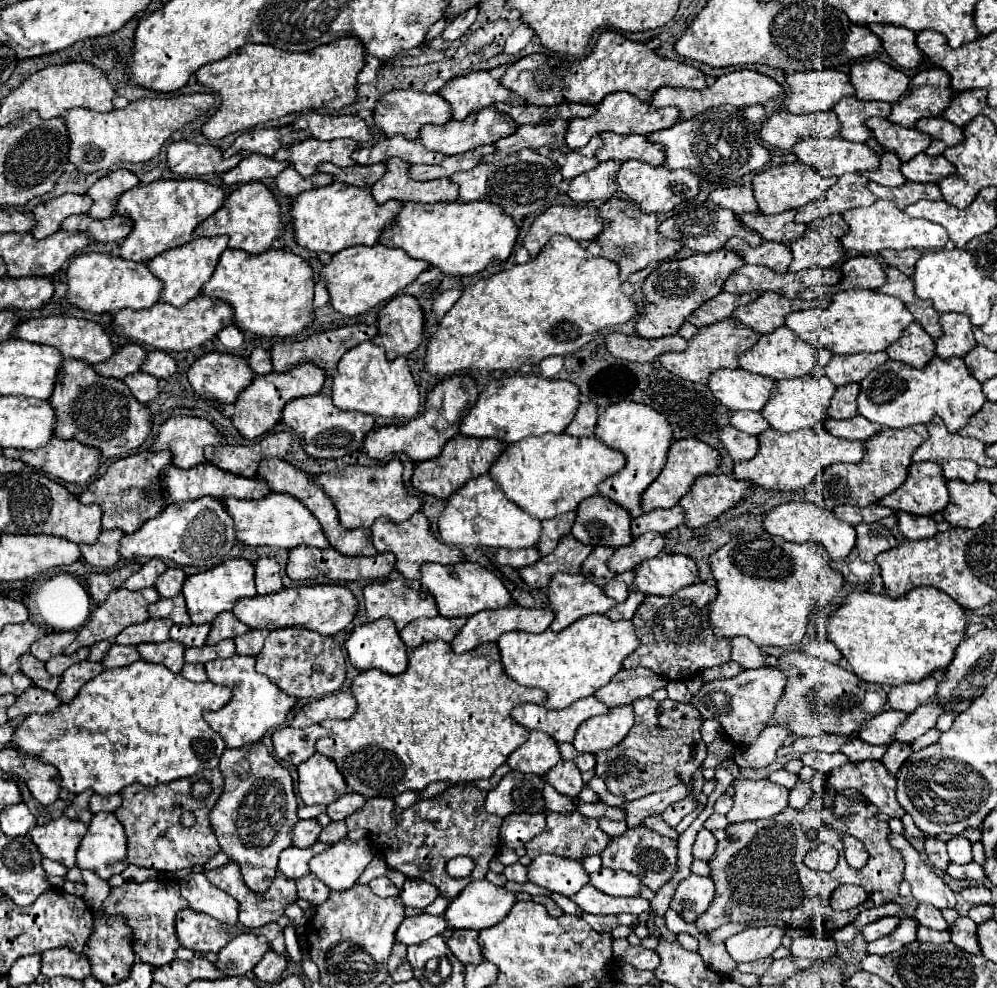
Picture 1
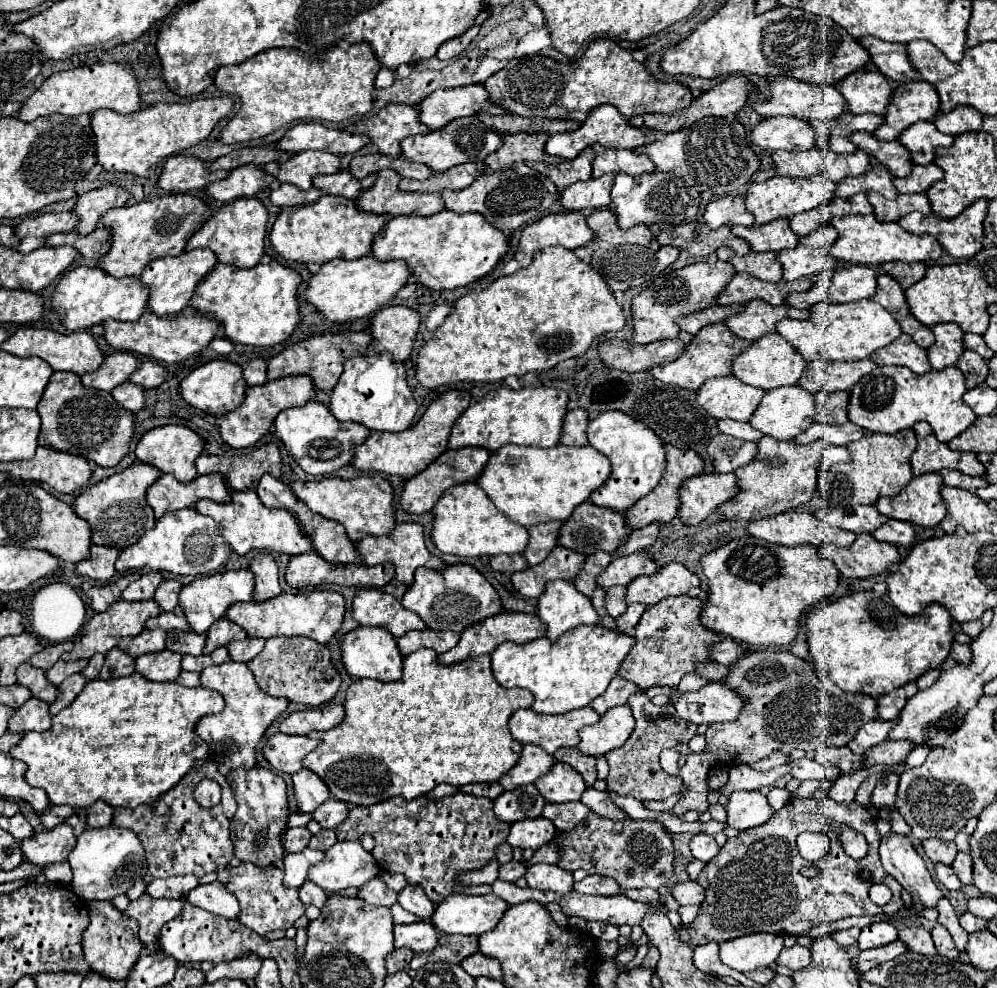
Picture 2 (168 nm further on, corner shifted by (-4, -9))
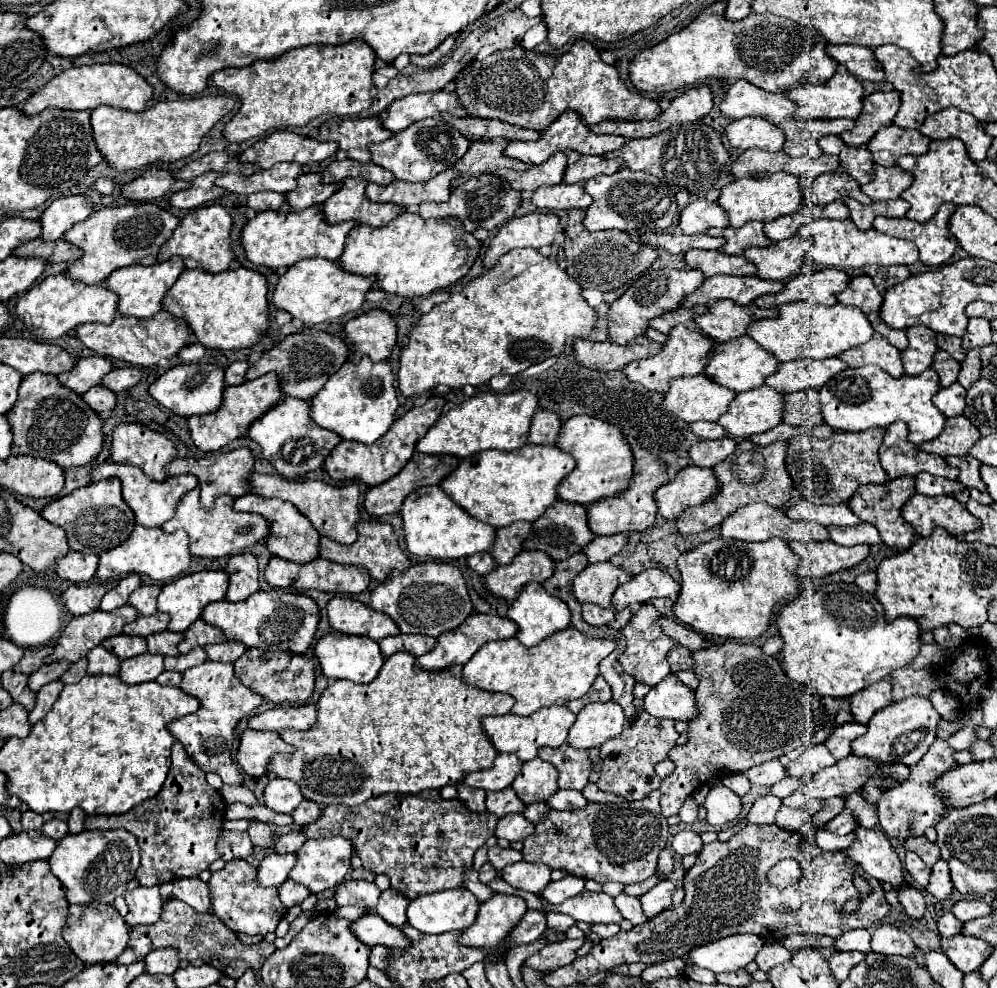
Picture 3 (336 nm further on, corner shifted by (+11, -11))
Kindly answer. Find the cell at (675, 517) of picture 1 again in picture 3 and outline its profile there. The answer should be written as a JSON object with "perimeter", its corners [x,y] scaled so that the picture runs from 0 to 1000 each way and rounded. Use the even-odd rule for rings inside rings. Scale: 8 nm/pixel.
{"perimeter":[[[620,539],[612,544],[596,544],[584,558],[590,564],[590,570],[602,570],[622,560],[626,552],[628,552],[628,541]]]}

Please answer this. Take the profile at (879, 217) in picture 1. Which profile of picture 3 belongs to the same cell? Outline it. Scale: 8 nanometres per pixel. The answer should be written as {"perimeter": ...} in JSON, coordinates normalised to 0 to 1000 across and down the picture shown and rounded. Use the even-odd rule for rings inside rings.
{"perimeter":[[[818,222],[810,228],[806,228],[800,234],[800,240],[814,242],[812,260],[826,270],[841,270],[841,272],[867,270],[867,268],[891,270],[891,268],[915,268],[921,264],[921,254],[915,244],[891,240],[887,236],[881,236],[879,232],[863,234],[863,232],[859,232],[859,228],[853,222],[845,222],[845,224]]]}

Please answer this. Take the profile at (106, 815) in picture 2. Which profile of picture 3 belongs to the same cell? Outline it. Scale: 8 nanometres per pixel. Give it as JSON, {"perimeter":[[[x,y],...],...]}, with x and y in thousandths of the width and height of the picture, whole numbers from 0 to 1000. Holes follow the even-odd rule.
{"perimeter":[[[78,817],[72,819],[72,823],[70,823],[70,827],[68,827],[68,841],[70,841],[70,843],[80,843],[80,841],[84,841],[84,829],[86,829],[84,821],[80,821]]]}

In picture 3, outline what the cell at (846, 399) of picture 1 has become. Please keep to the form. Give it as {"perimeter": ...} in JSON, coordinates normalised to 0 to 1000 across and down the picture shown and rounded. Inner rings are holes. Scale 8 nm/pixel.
{"perimeter":[[[808,394],[808,396],[798,396],[798,398],[788,398],[784,400],[786,404],[786,420],[784,426],[790,430],[808,430],[808,432],[818,432],[824,430],[824,420],[822,420],[822,408],[818,408],[818,396]]]}

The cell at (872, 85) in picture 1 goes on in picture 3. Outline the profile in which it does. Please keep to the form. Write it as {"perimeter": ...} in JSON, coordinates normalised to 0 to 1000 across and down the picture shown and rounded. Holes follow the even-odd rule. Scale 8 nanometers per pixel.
{"perimeter":[[[837,74],[835,80],[830,80],[830,84],[802,86],[798,90],[792,90],[788,96],[792,102],[798,104],[798,112],[794,116],[796,120],[843,120],[843,118],[859,120],[865,112],[867,90],[857,76]]]}

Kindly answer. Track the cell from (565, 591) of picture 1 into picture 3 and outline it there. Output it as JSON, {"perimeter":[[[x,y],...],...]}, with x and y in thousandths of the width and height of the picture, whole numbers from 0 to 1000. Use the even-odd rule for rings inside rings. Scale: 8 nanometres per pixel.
{"perimeter":[[[538,588],[530,590],[510,616],[510,627],[520,633],[518,647],[528,655],[536,655],[556,639],[572,633],[570,612],[546,598]]]}

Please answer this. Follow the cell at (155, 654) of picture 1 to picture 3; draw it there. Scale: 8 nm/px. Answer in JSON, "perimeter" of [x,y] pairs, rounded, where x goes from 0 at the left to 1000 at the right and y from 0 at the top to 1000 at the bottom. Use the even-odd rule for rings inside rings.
{"perimeter":[[[144,661],[144,663],[138,663],[138,665],[124,667],[120,671],[118,685],[128,693],[154,689],[164,679],[162,667],[164,667],[162,663],[152,663],[152,661]]]}

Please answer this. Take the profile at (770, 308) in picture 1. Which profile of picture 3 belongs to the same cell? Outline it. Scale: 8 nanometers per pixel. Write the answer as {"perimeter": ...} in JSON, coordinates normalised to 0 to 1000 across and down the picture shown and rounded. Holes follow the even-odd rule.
{"perimeter":[[[718,305],[710,309],[710,315],[696,323],[696,327],[702,331],[702,335],[720,345],[726,347],[734,341],[748,339],[748,331],[754,325],[778,321],[780,313],[762,313],[758,309],[740,309],[734,305]]]}

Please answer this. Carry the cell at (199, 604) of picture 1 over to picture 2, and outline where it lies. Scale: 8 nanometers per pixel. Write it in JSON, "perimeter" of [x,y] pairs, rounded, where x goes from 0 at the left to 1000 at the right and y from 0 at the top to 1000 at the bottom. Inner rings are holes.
{"perimeter":[[[250,576],[242,578],[226,578],[226,580],[216,580],[210,584],[196,586],[194,590],[186,592],[180,600],[180,612],[186,618],[186,624],[196,641],[208,641],[208,637],[226,624],[228,616],[240,608],[254,608],[254,596],[256,596],[256,584],[252,582]]]}

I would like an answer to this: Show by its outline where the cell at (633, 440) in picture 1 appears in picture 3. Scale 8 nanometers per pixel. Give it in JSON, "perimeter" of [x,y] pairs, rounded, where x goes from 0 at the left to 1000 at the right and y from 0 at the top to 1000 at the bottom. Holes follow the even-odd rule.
{"perimeter":[[[578,420],[578,422],[572,422],[564,430],[558,444],[558,452],[562,452],[564,456],[572,459],[578,465],[576,477],[568,481],[558,493],[560,505],[582,509],[582,511],[592,511],[600,505],[620,501],[626,497],[626,493],[630,493],[636,465],[634,465],[632,450],[628,448],[620,432],[592,420]]]}

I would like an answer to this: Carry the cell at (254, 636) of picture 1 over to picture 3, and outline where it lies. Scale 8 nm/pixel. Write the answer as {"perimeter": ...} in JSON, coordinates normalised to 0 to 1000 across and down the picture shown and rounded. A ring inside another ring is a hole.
{"perimeter":[[[223,651],[223,653],[207,653],[205,655],[207,663],[211,669],[223,669],[223,671],[235,671],[237,667],[241,667],[247,659],[245,653],[241,651]]]}

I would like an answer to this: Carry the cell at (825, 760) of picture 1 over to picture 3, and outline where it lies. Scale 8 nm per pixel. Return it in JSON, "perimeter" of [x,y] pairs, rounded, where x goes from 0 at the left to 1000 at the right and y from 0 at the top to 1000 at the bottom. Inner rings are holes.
{"perimeter":[[[774,768],[770,772],[758,774],[750,780],[746,780],[746,784],[750,786],[750,790],[754,795],[768,795],[774,797],[776,793],[780,793],[784,786],[788,786],[788,778],[784,776],[784,772],[780,768]]]}

